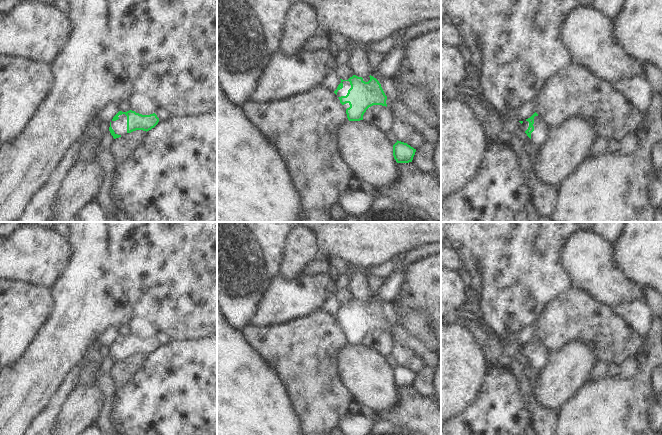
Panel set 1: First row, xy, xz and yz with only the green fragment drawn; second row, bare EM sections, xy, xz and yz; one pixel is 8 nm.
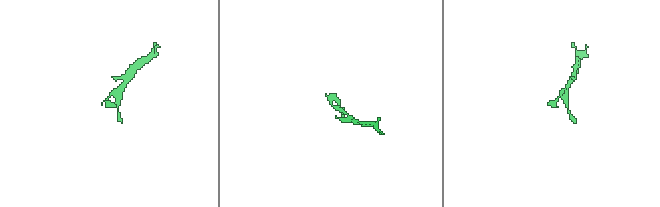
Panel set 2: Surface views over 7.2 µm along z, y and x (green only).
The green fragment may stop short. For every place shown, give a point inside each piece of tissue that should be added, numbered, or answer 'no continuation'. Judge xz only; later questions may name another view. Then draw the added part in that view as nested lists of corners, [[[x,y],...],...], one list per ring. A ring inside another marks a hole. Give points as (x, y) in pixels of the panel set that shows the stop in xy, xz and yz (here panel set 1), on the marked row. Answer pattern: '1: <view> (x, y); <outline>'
1: xz (346, 84); [[[343,81],[342,83],[343,83],[343,88],[338,90],[338,92],[337,92],[338,97],[346,96],[348,93],[348,90],[351,88],[349,81]]]

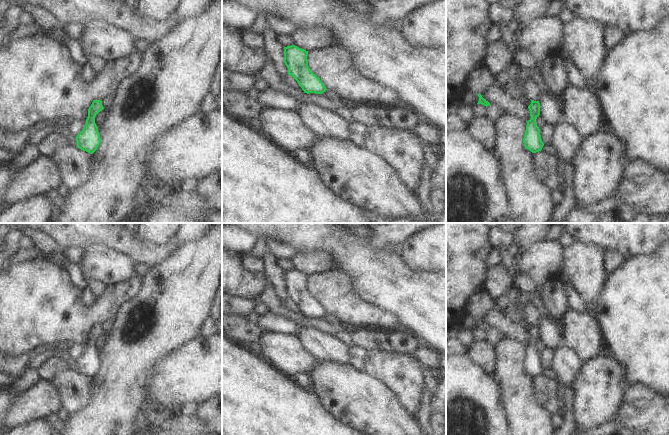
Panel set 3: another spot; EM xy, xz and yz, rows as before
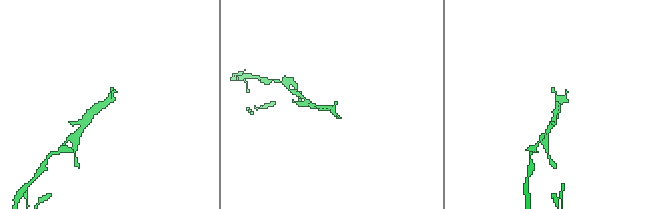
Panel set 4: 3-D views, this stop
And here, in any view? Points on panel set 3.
no continuation

